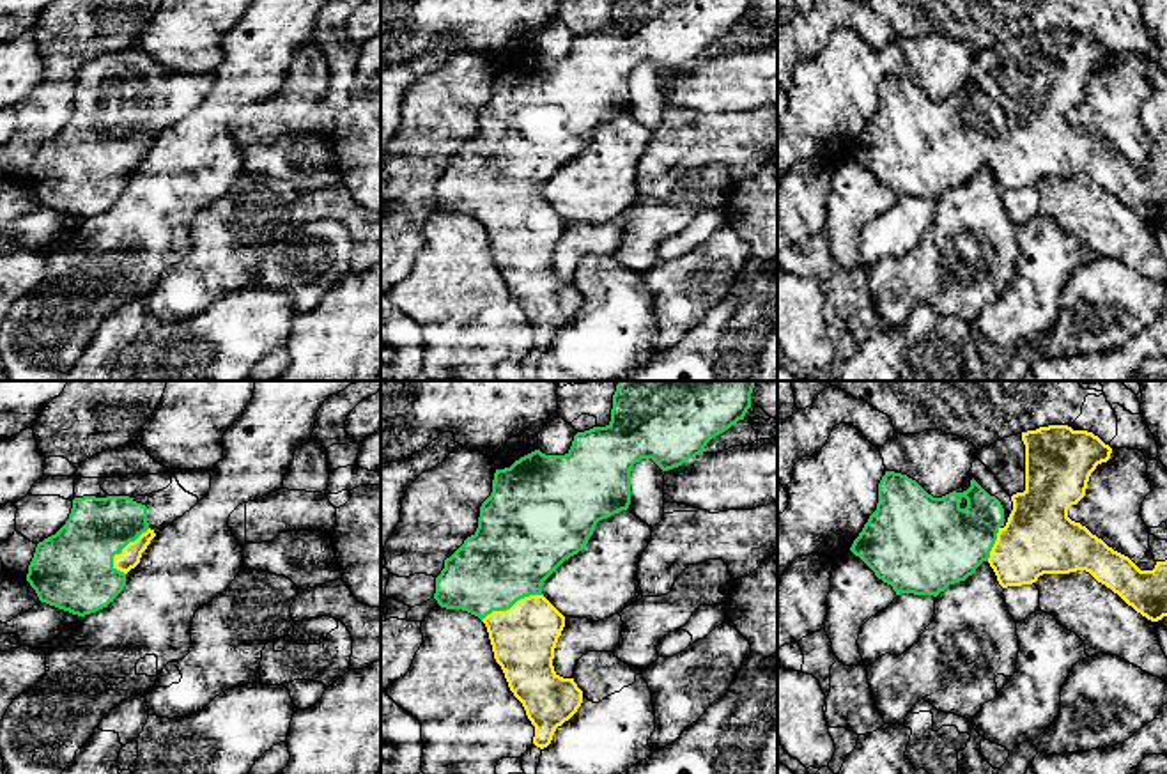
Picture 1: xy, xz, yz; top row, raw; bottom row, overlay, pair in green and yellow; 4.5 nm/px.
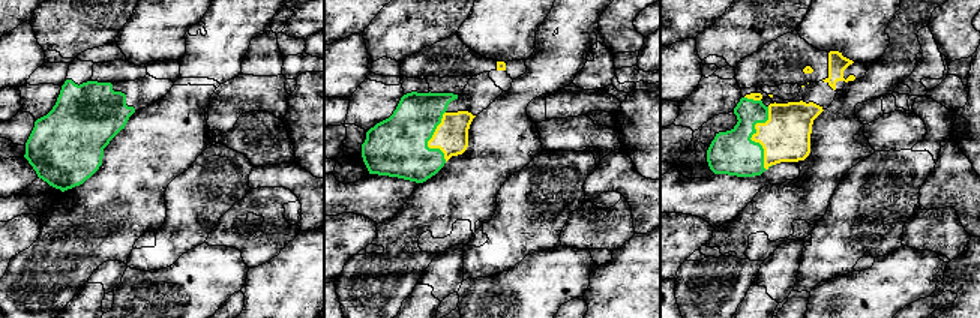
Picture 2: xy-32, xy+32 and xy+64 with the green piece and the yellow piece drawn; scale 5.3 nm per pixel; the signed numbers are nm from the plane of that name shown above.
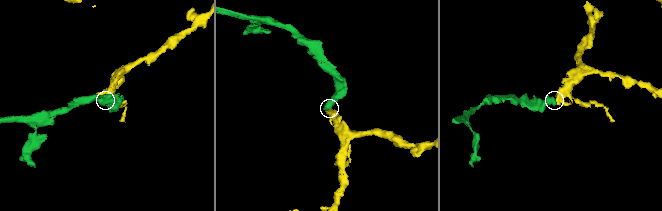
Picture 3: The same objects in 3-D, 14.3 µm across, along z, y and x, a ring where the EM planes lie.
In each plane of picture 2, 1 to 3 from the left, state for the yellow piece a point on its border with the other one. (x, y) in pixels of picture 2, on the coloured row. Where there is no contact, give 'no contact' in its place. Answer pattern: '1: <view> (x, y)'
1: no contact
2: xy+32 (429, 138)
3: xy+64 (751, 137)

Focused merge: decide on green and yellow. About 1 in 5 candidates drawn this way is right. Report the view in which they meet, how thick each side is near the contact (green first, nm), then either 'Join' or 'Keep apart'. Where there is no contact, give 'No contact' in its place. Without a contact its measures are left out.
Touches green in xz. Thickness 400 nm (green) against 300 nm. Join

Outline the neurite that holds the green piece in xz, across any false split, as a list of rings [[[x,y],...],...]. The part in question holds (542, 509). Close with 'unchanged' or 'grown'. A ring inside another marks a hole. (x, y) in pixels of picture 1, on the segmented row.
[[[618,381],[611,422],[606,427],[577,432],[565,455],[545,455],[535,450],[510,468],[496,469],[492,492],[480,507],[478,528],[444,560],[444,569],[436,577],[434,599],[441,608],[468,611],[485,623],[494,659],[535,726],[537,747],[547,747],[556,728],[568,721],[583,703],[583,691],[574,678],[560,677],[553,666],[565,616],[544,597],[544,581],[565,560],[586,547],[599,521],[629,508],[630,471],[636,462],[652,459],[668,471],[703,453],[712,437],[744,420],[751,407],[753,388],[754,381]]]; grown

